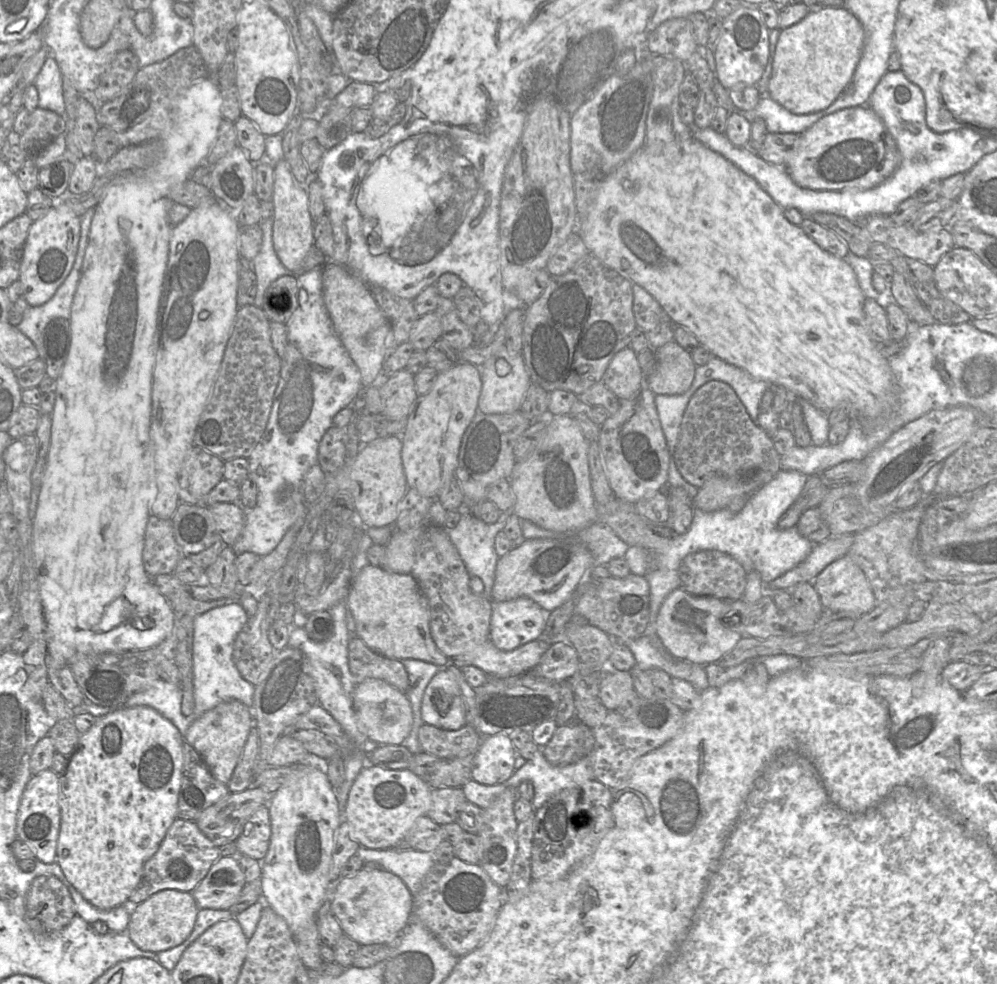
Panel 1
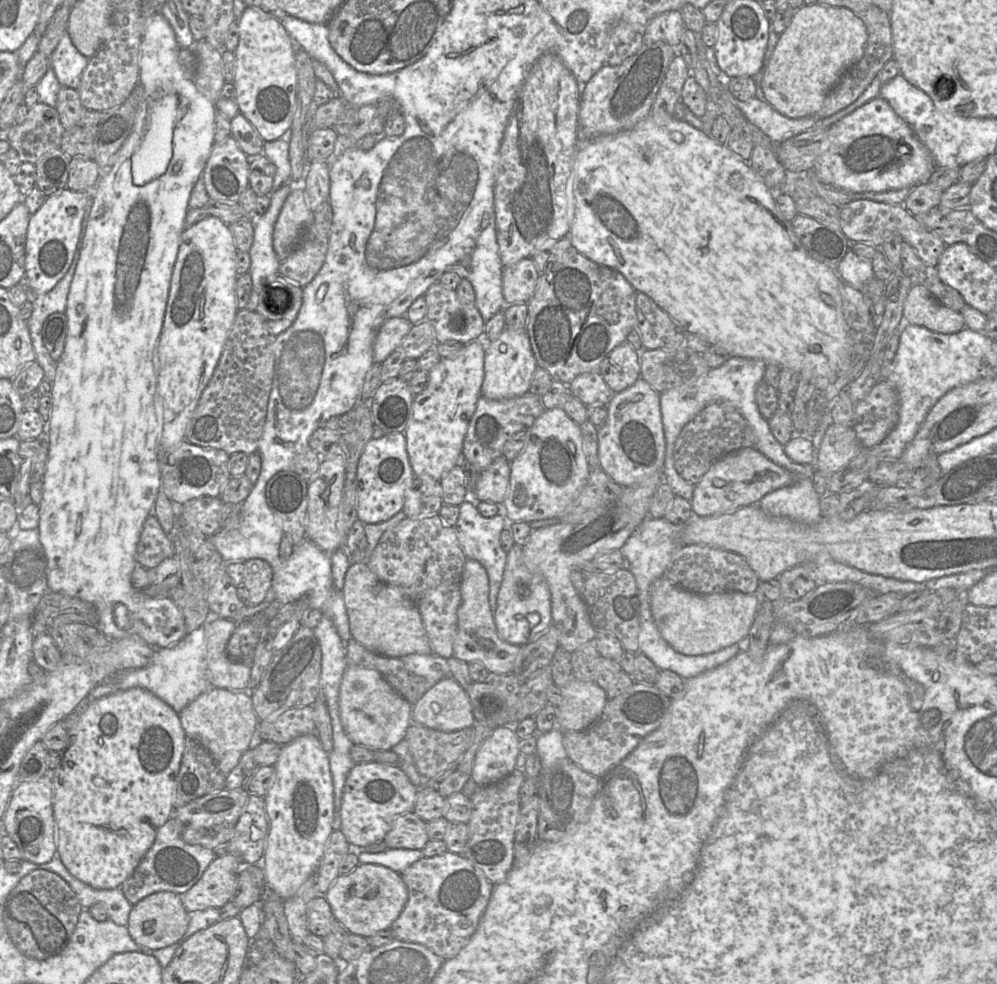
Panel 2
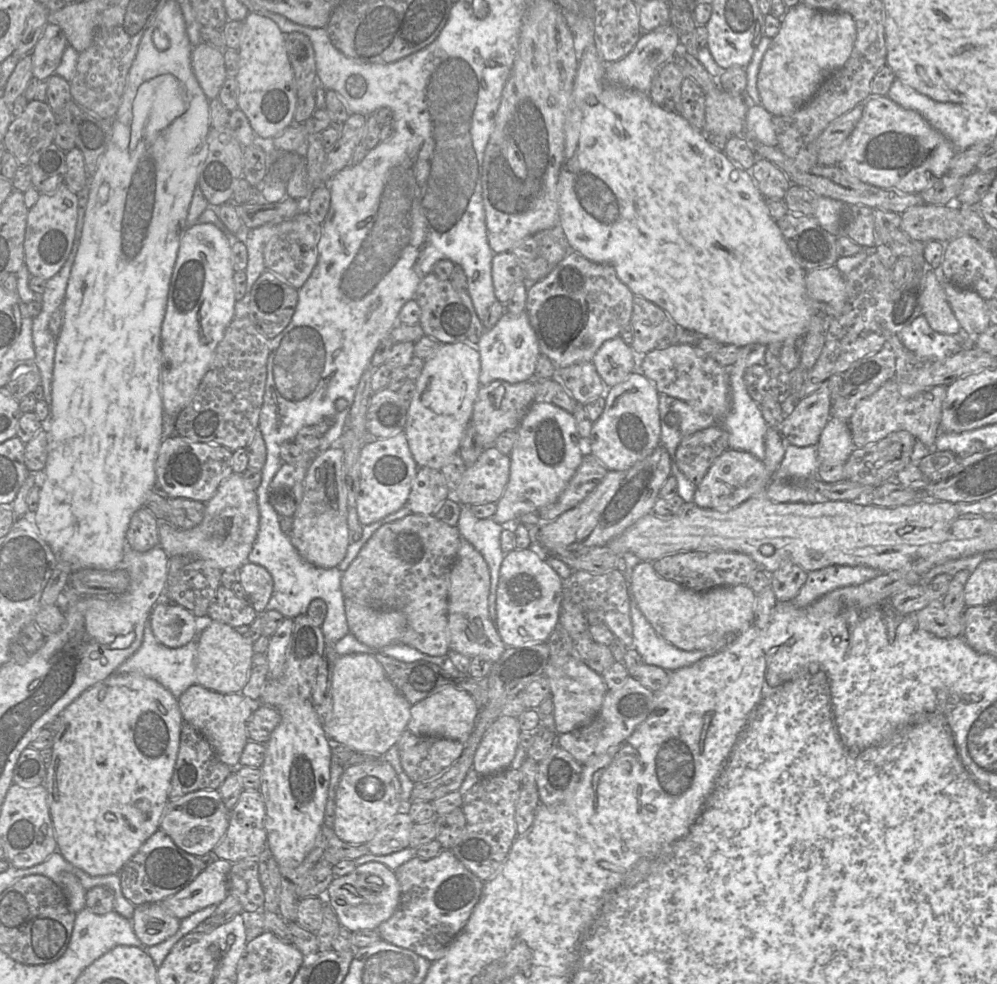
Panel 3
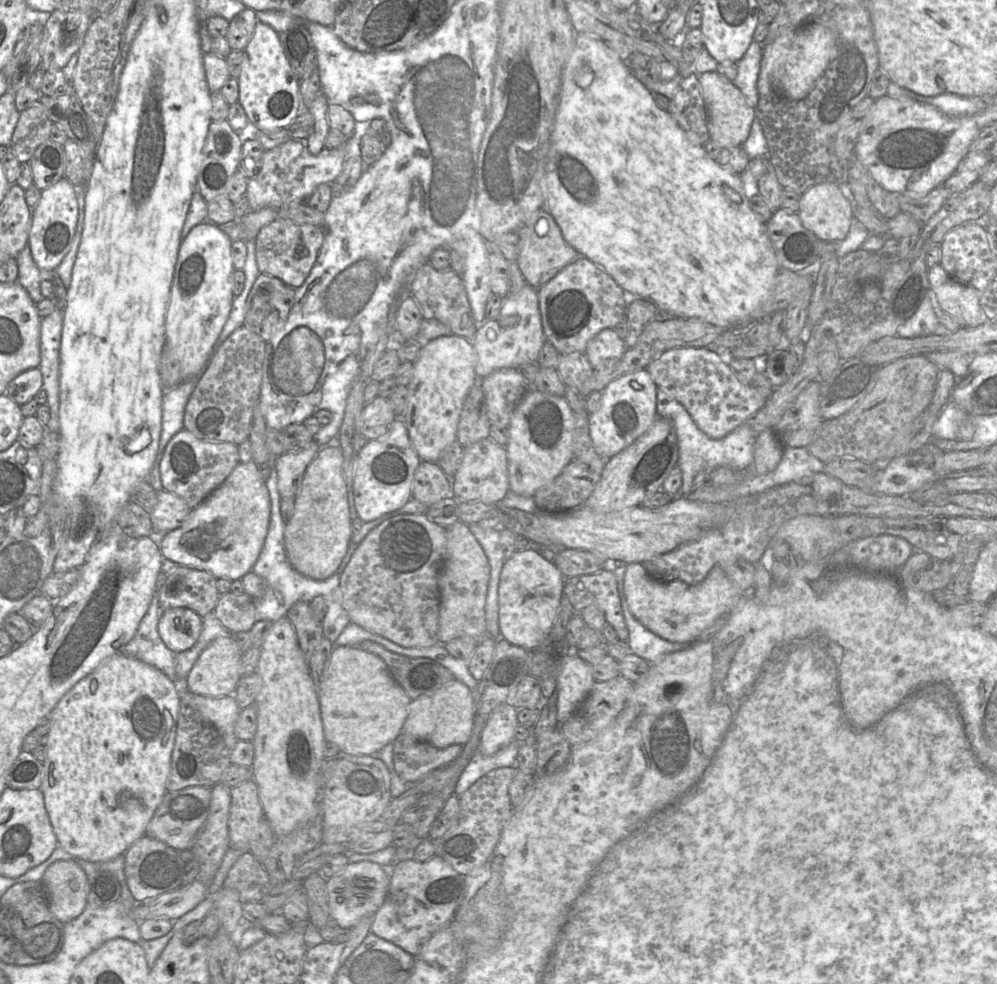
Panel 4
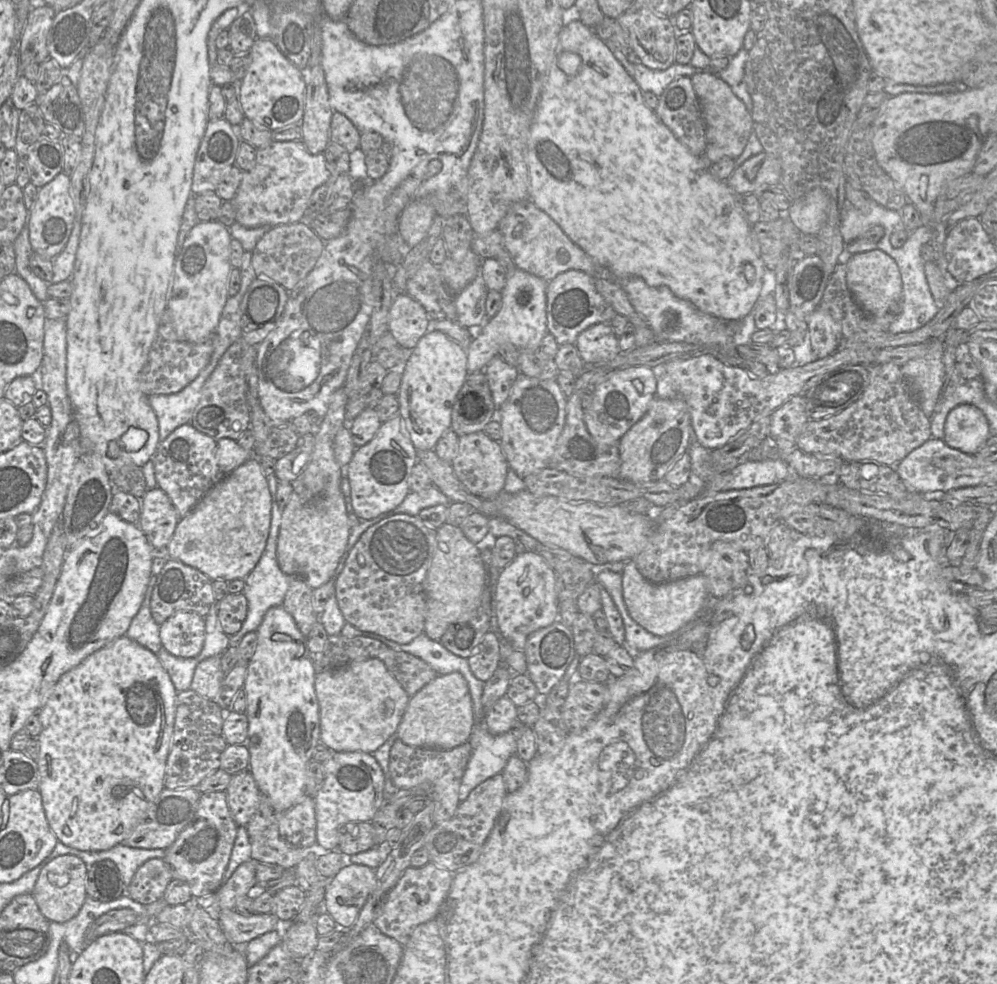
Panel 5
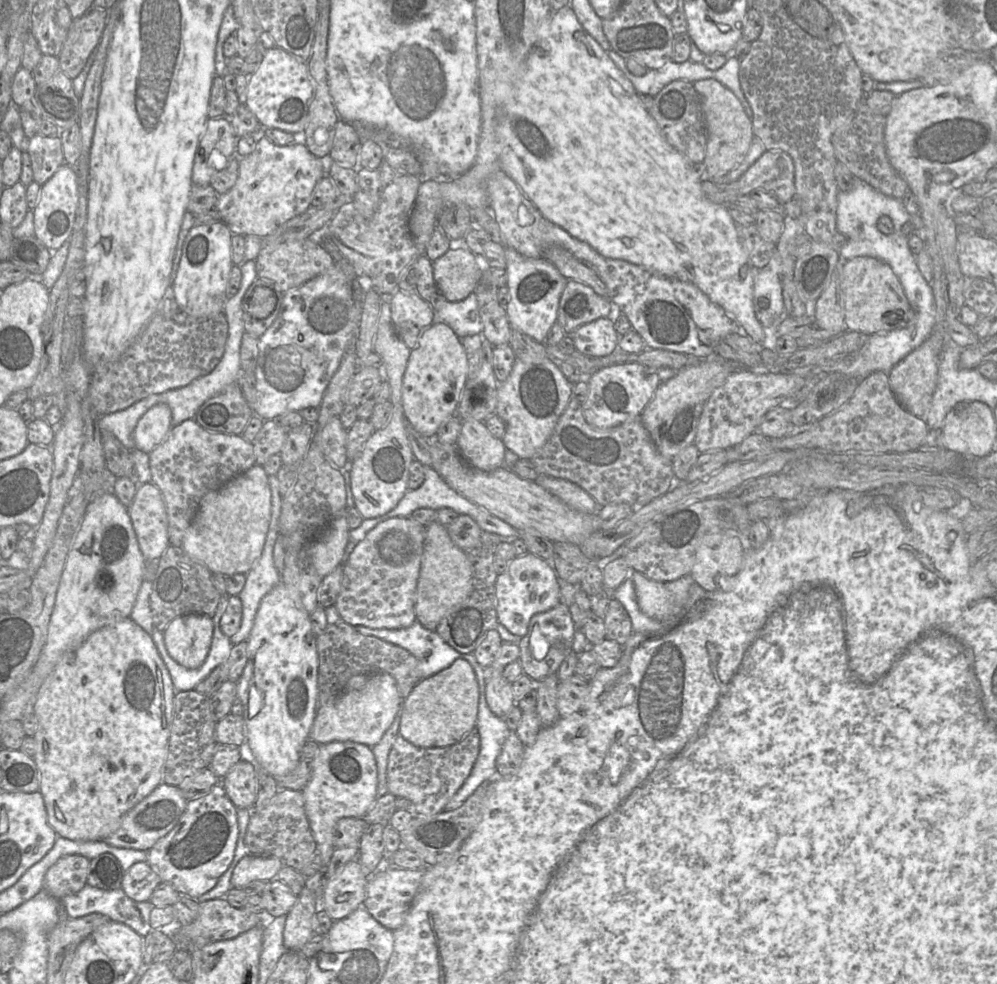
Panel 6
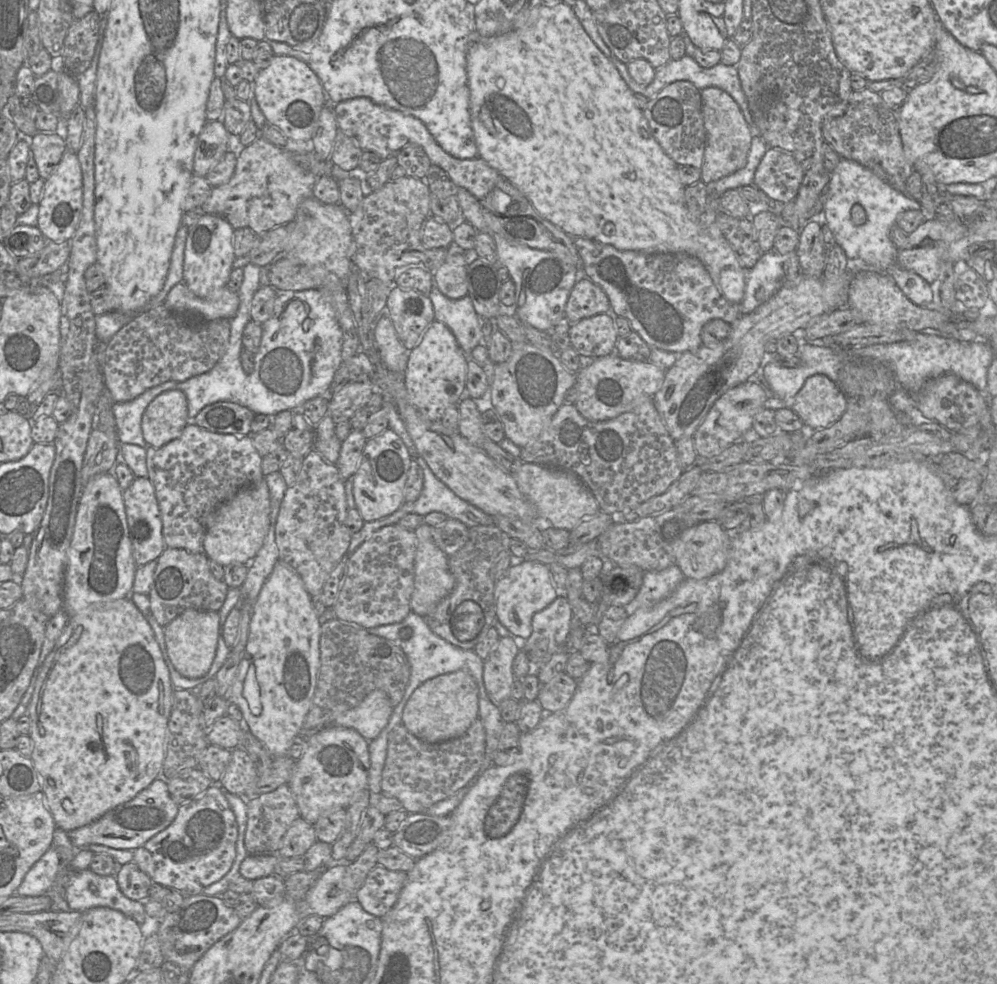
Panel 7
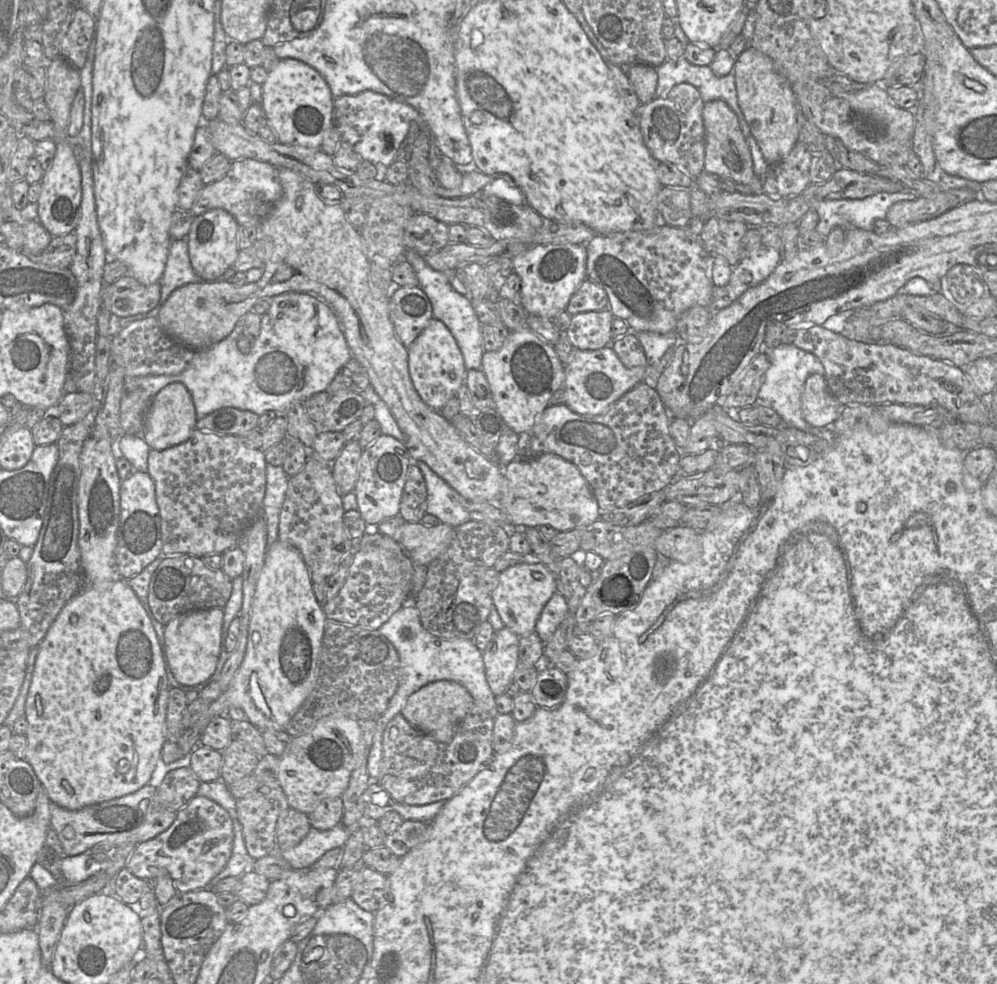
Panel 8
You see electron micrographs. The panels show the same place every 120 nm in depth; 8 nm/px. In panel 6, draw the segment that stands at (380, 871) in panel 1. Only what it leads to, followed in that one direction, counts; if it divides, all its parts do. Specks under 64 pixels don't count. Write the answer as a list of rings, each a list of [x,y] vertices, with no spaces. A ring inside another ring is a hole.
[[[358,855],[326,882],[322,905],[333,921],[339,921],[363,906],[368,877],[358,862]]]

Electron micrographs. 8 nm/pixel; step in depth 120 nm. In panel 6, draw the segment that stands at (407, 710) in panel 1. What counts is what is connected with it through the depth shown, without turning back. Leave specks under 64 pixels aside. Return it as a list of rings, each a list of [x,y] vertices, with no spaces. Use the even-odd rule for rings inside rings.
[[[382,672],[371,675],[360,689],[345,691],[325,705],[318,706],[309,739],[319,744],[350,741],[373,747],[393,723],[403,701],[390,674]]]

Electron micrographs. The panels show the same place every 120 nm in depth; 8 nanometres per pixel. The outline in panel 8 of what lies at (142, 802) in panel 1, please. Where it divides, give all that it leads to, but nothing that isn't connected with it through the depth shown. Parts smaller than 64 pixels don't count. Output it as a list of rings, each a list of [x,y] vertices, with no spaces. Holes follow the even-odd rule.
[[[117,579],[88,586],[62,609],[39,645],[32,680],[25,705],[28,721],[28,741],[24,759],[34,769],[40,783],[46,789],[52,803],[68,810],[123,797],[147,785],[156,774],[165,740],[166,714],[169,698],[169,683],[155,629],[141,601],[128,585],[129,579]]]

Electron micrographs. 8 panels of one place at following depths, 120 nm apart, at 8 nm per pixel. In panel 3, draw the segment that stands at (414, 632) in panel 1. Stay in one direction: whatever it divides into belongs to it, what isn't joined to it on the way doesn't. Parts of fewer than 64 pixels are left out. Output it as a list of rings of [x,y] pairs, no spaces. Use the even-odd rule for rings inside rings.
[[[344,598],[349,632],[355,638],[376,650],[401,643],[408,622],[405,614],[396,609],[377,610]]]

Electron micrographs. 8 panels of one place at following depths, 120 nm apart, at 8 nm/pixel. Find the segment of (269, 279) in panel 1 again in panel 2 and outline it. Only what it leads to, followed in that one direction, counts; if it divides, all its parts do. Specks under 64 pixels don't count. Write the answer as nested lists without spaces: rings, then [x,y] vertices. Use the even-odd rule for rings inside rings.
[[[290,179],[289,182],[273,191],[270,194],[269,208],[263,215],[257,216],[254,220],[253,243],[248,251],[252,289],[245,307],[247,310],[256,310],[264,280],[279,271],[281,260],[276,255],[273,247],[274,225],[287,196],[296,187],[301,186],[296,186],[296,181]]]

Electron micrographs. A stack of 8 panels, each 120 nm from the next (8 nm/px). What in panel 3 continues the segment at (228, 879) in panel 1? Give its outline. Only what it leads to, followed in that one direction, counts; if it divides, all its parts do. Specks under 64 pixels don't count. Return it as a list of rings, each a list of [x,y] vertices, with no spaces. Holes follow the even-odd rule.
[[[218,859],[205,868],[187,887],[160,904],[179,920],[211,905],[220,904],[228,895],[228,875],[232,863]]]

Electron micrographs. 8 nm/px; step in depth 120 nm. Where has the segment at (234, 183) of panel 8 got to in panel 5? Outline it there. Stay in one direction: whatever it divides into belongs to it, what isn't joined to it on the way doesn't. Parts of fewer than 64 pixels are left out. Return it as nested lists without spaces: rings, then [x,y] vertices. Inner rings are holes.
[[[274,140],[265,148],[258,149],[254,168],[243,171],[243,179],[237,193],[229,202],[235,208],[236,222],[247,228],[298,223],[306,216],[309,200],[315,189],[331,179],[332,174],[326,166],[326,158],[323,153],[312,155],[302,140]]]

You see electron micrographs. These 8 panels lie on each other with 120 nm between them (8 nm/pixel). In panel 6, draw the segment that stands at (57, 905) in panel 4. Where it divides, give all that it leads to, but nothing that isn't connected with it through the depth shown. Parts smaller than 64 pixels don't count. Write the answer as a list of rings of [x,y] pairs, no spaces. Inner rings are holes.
[[[82,855],[61,857],[45,874],[43,889],[56,899],[78,893],[87,884],[90,860]]]

